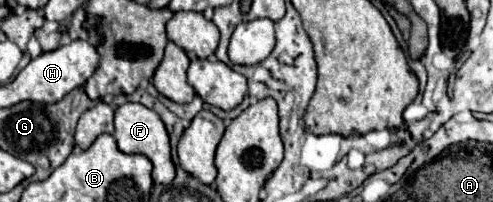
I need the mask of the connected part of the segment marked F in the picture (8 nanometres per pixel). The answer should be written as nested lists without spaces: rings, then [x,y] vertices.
[[[125,103],[125,105],[117,107],[113,137],[123,153],[141,153],[153,163],[153,181],[155,183],[171,185],[171,181],[175,179],[175,165],[171,161],[169,135],[165,131],[161,117],[153,109],[149,109],[141,103]]]

